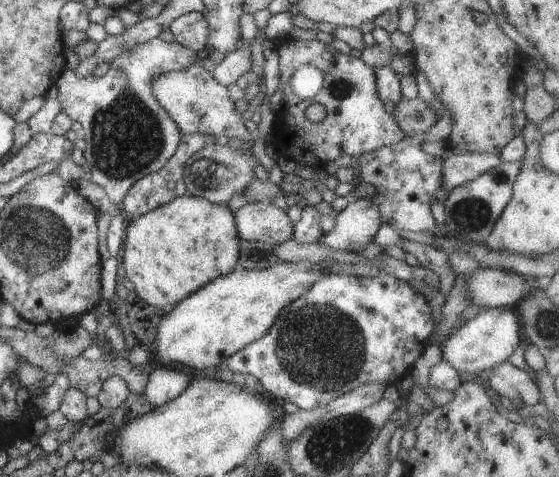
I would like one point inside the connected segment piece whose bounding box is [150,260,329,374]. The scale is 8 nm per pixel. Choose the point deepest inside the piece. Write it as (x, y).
(222, 317)

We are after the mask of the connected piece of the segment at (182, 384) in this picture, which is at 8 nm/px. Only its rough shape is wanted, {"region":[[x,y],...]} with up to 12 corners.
{"region":[[162,366],[143,393],[153,408],[180,396],[196,375]]}

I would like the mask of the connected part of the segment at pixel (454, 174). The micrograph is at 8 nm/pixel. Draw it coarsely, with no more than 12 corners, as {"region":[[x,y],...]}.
{"region":[[449,152],[441,189],[453,189],[499,165],[490,153]]}

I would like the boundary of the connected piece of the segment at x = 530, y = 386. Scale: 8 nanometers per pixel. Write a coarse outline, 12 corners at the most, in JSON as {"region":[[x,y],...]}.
{"region":[[504,361],[488,385],[506,403],[526,408],[541,395],[529,369]]}

